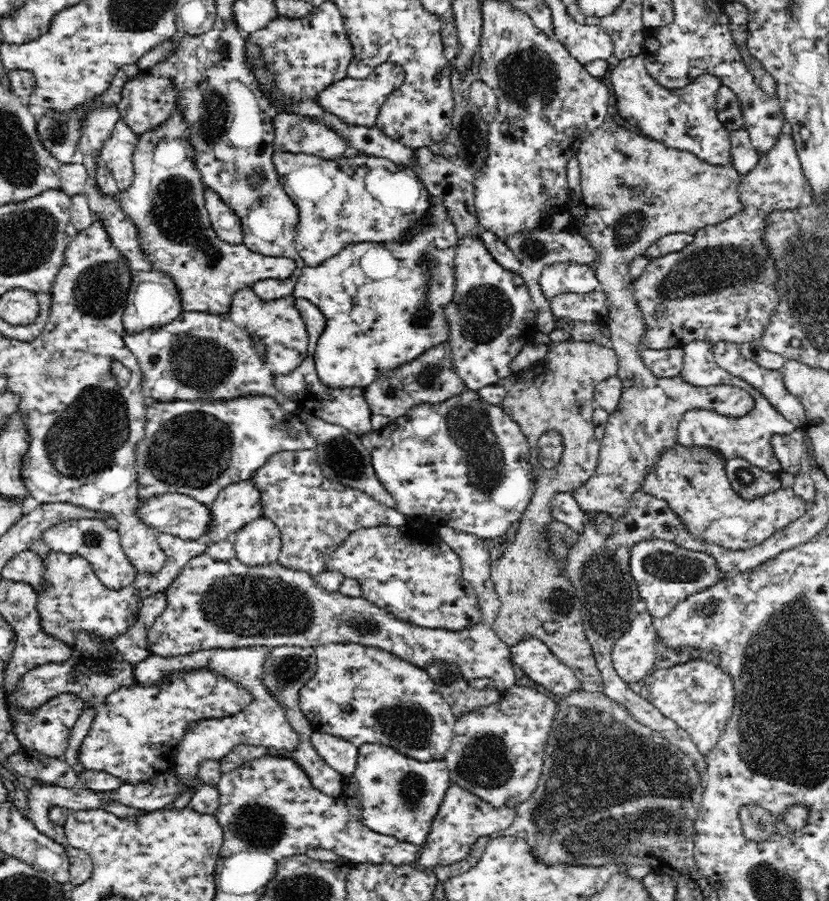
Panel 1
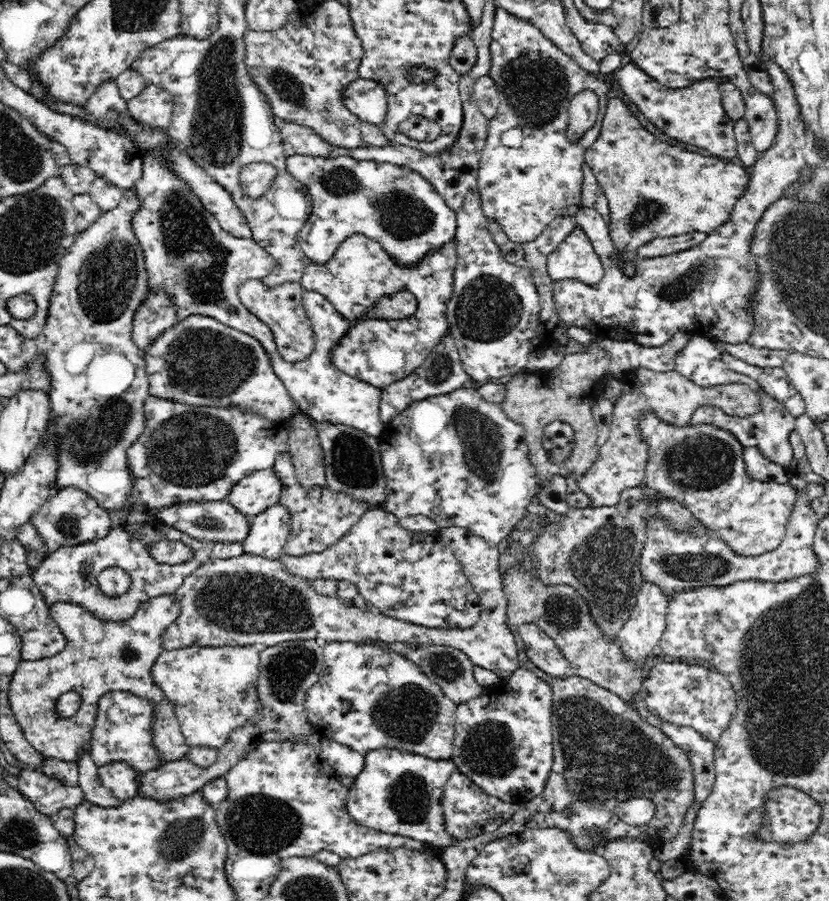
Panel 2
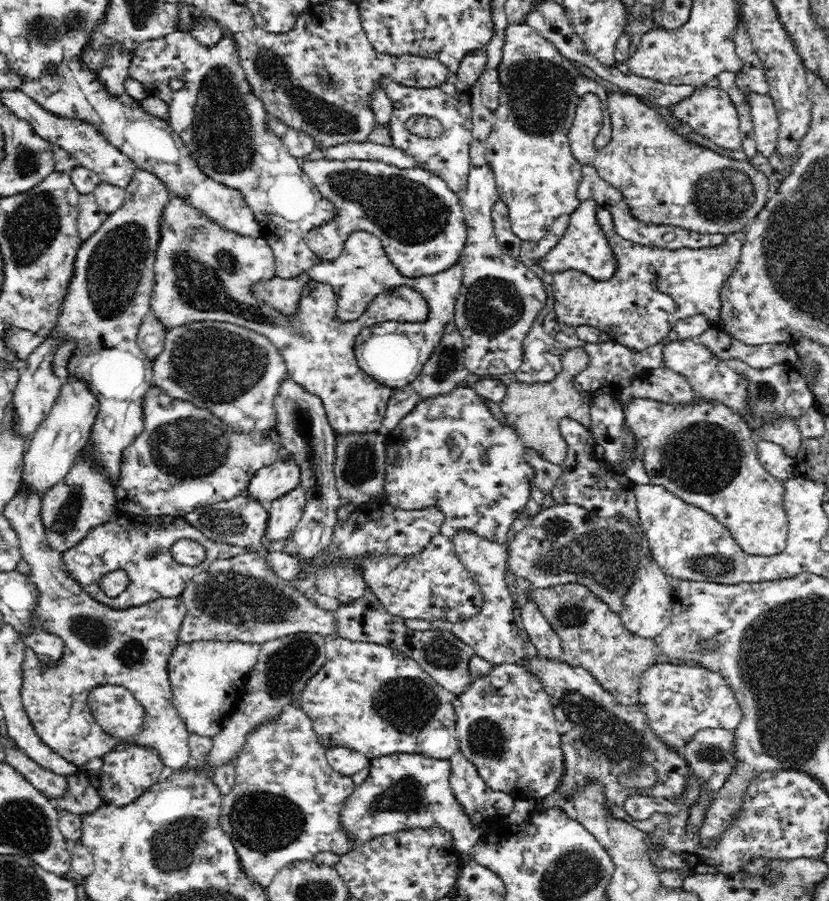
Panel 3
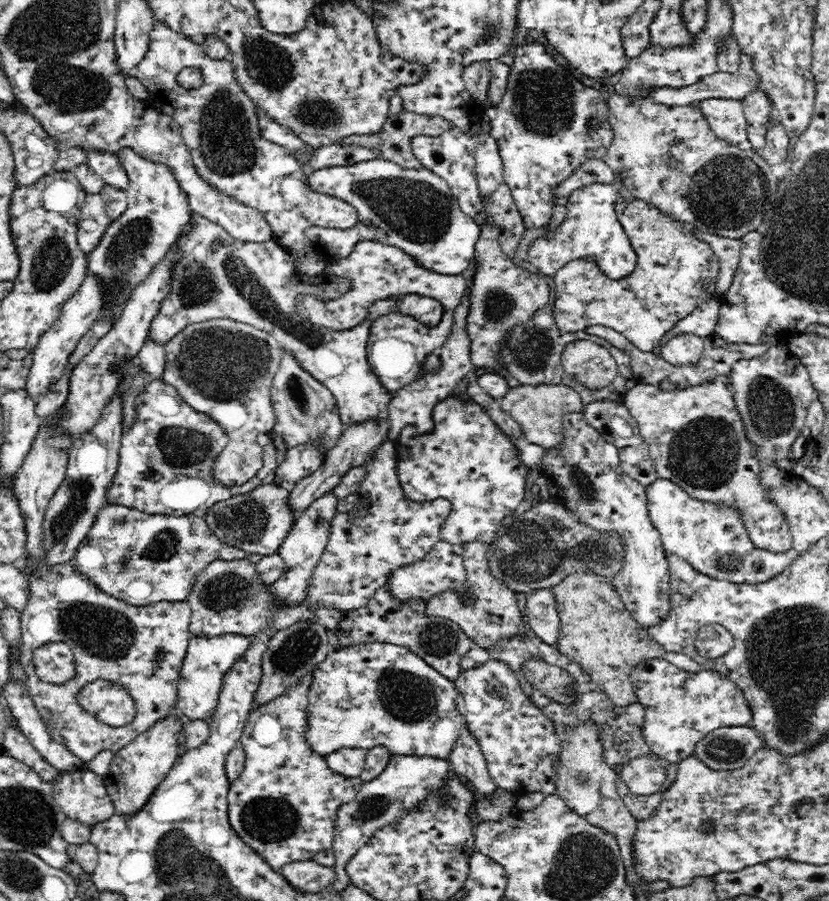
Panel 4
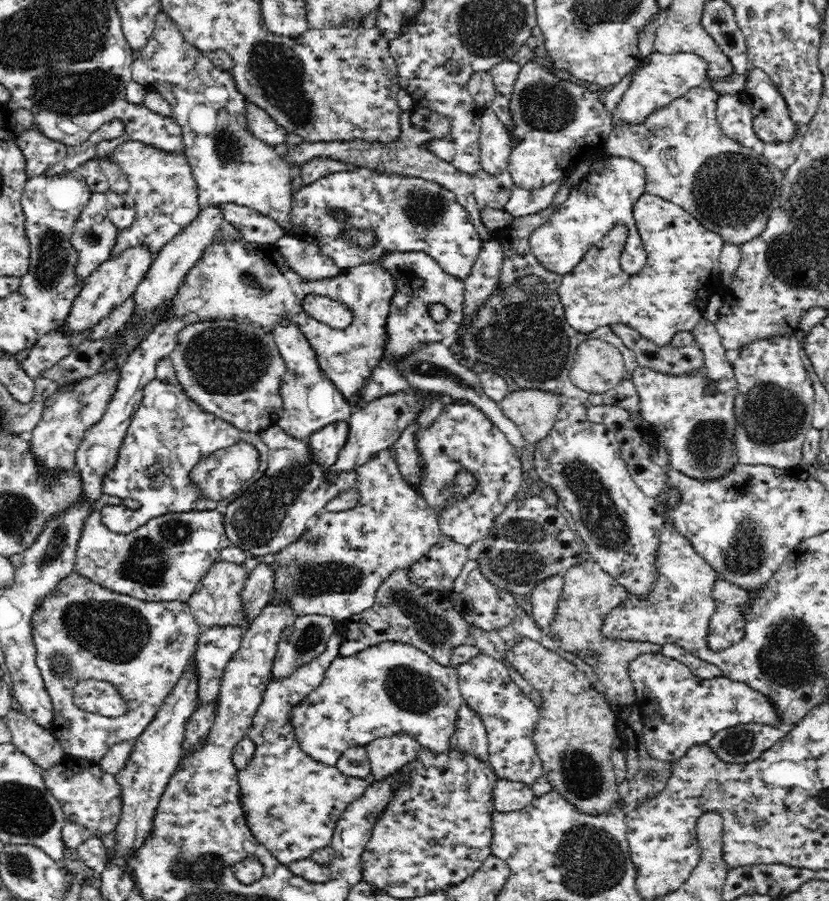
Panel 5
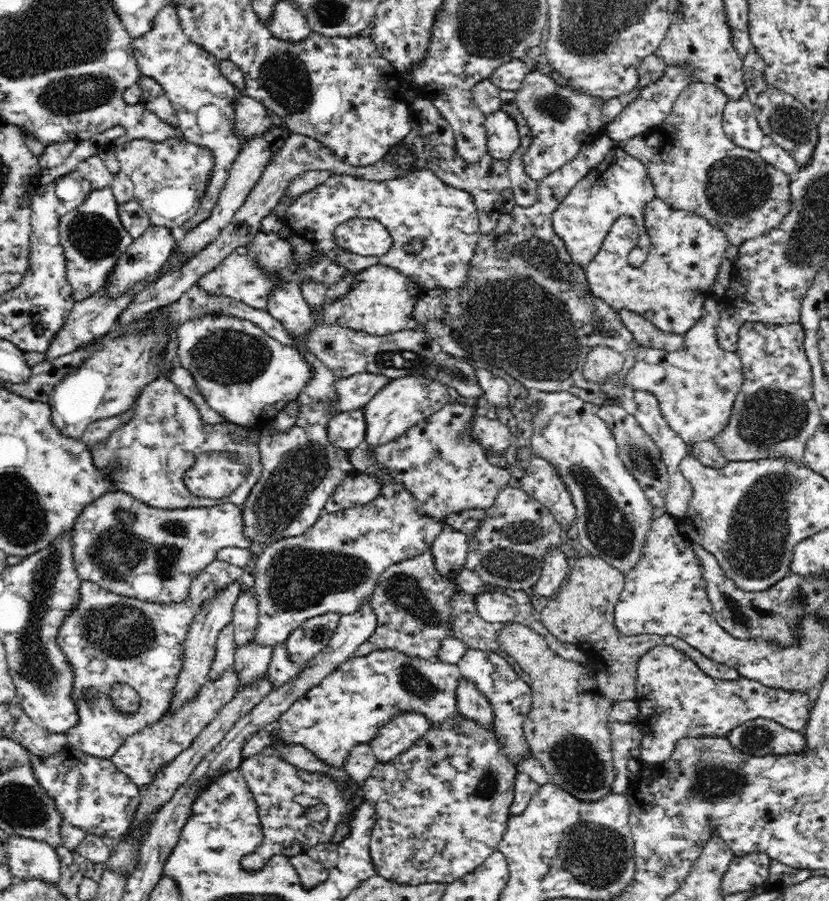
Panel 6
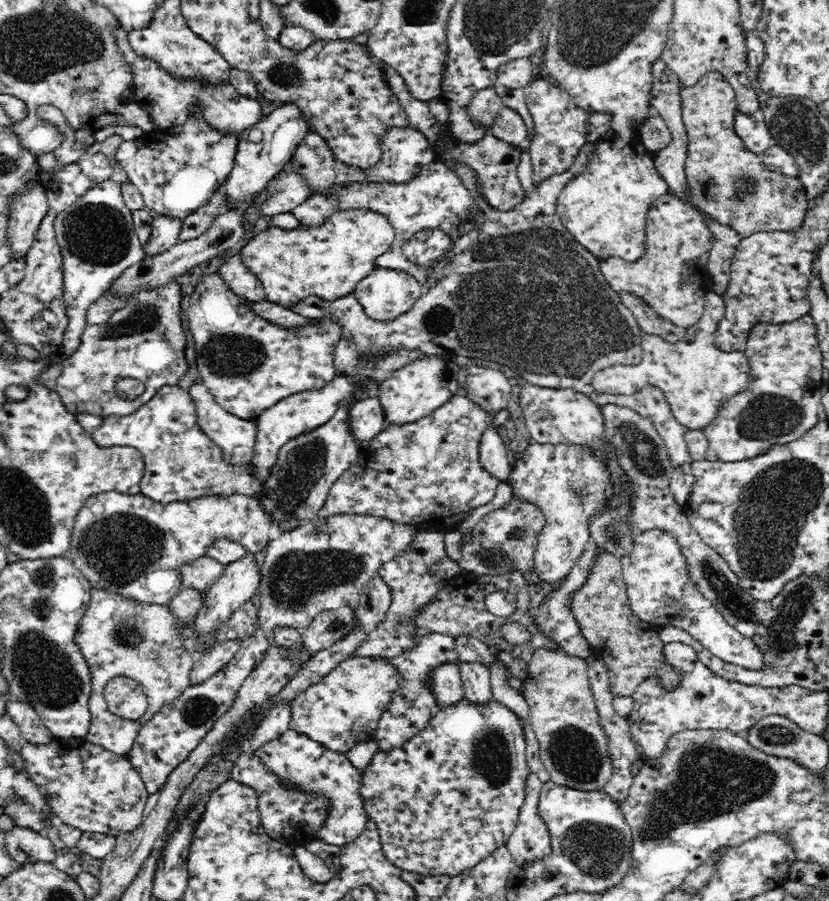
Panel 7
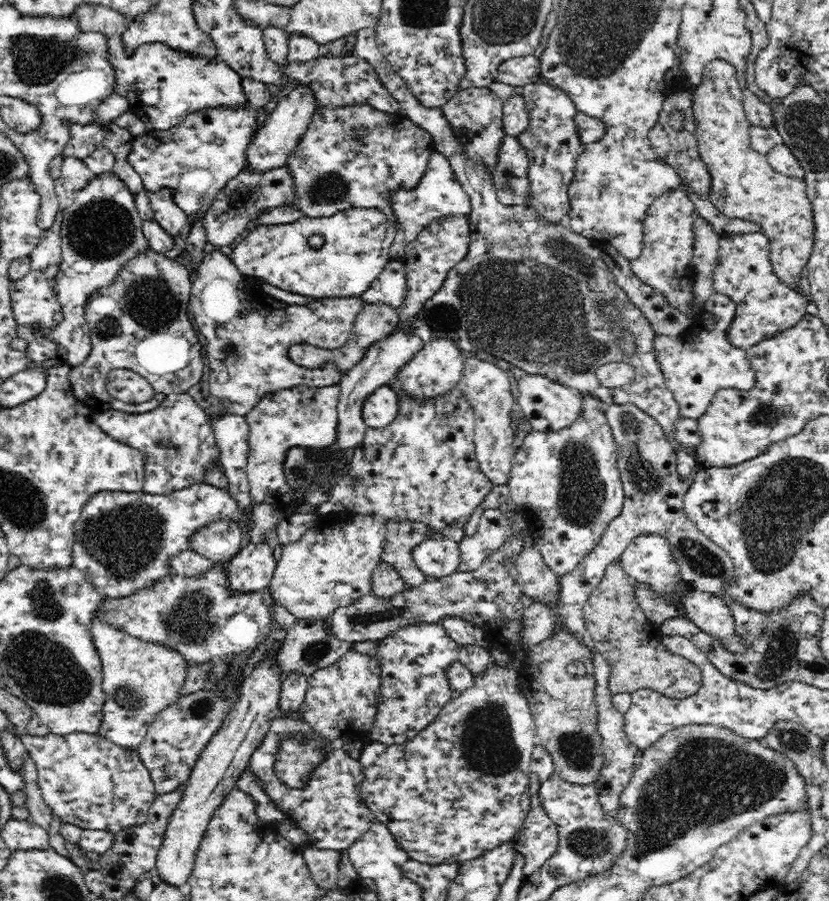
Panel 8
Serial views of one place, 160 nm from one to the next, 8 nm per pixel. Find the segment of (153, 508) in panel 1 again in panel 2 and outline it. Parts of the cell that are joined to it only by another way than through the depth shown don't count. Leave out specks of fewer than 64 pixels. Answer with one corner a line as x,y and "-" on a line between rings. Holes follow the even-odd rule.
228,500
212,503
178,503
174,507
166,507
160,510
153,517
161,520
164,524
173,525
182,532
189,533
192,537
197,537
201,541
212,541
213,543
242,543
249,536
249,528
252,526
252,517
238,511
236,505
232,505

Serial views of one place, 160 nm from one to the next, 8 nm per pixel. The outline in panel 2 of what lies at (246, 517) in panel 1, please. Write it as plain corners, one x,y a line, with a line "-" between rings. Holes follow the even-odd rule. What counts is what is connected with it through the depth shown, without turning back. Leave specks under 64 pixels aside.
273,468
258,470
242,478
226,500
236,505
238,511
253,518
278,502
280,489
280,479

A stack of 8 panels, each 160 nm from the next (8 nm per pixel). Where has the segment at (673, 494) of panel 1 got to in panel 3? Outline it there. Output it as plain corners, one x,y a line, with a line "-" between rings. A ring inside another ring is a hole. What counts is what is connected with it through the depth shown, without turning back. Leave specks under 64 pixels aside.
700,396
692,400
660,402
653,398
631,397
623,401
628,426
634,431
643,449
646,472
652,484
665,486
698,508
713,513
733,533
737,543
748,553
762,556
786,550
789,524
784,510
780,481
764,468
750,425
742,414
722,402
708,402

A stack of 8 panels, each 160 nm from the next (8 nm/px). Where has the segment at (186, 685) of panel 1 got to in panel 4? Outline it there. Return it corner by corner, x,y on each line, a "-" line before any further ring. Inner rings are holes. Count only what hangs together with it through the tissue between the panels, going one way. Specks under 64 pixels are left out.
94,680
83,685
76,700
82,711
102,723
118,726
134,719
132,698
120,684
108,680

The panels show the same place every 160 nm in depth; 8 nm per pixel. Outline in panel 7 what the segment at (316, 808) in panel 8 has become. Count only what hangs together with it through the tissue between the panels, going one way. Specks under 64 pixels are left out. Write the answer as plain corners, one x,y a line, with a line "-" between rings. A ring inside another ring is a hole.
288,727
278,737
254,749
254,758
278,779
284,790
298,791
298,794
310,795
314,799
326,799
329,810
323,825
318,826
315,838
326,844
345,847
366,830
370,819
361,795
362,771
346,753
330,749
300,729

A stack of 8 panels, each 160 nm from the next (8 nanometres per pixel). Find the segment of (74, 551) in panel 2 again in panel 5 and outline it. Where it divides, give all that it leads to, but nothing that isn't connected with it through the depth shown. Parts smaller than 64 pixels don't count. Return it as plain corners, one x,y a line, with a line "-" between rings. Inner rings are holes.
104,493
90,503
90,512
82,520
82,534
77,542
74,567
74,572
119,595
128,595
145,601
187,602
199,580
202,580
210,567
219,560
221,550
232,545
226,532
224,509
170,512
150,519
134,532
118,534
102,523
100,512
104,506
119,503
118,496

